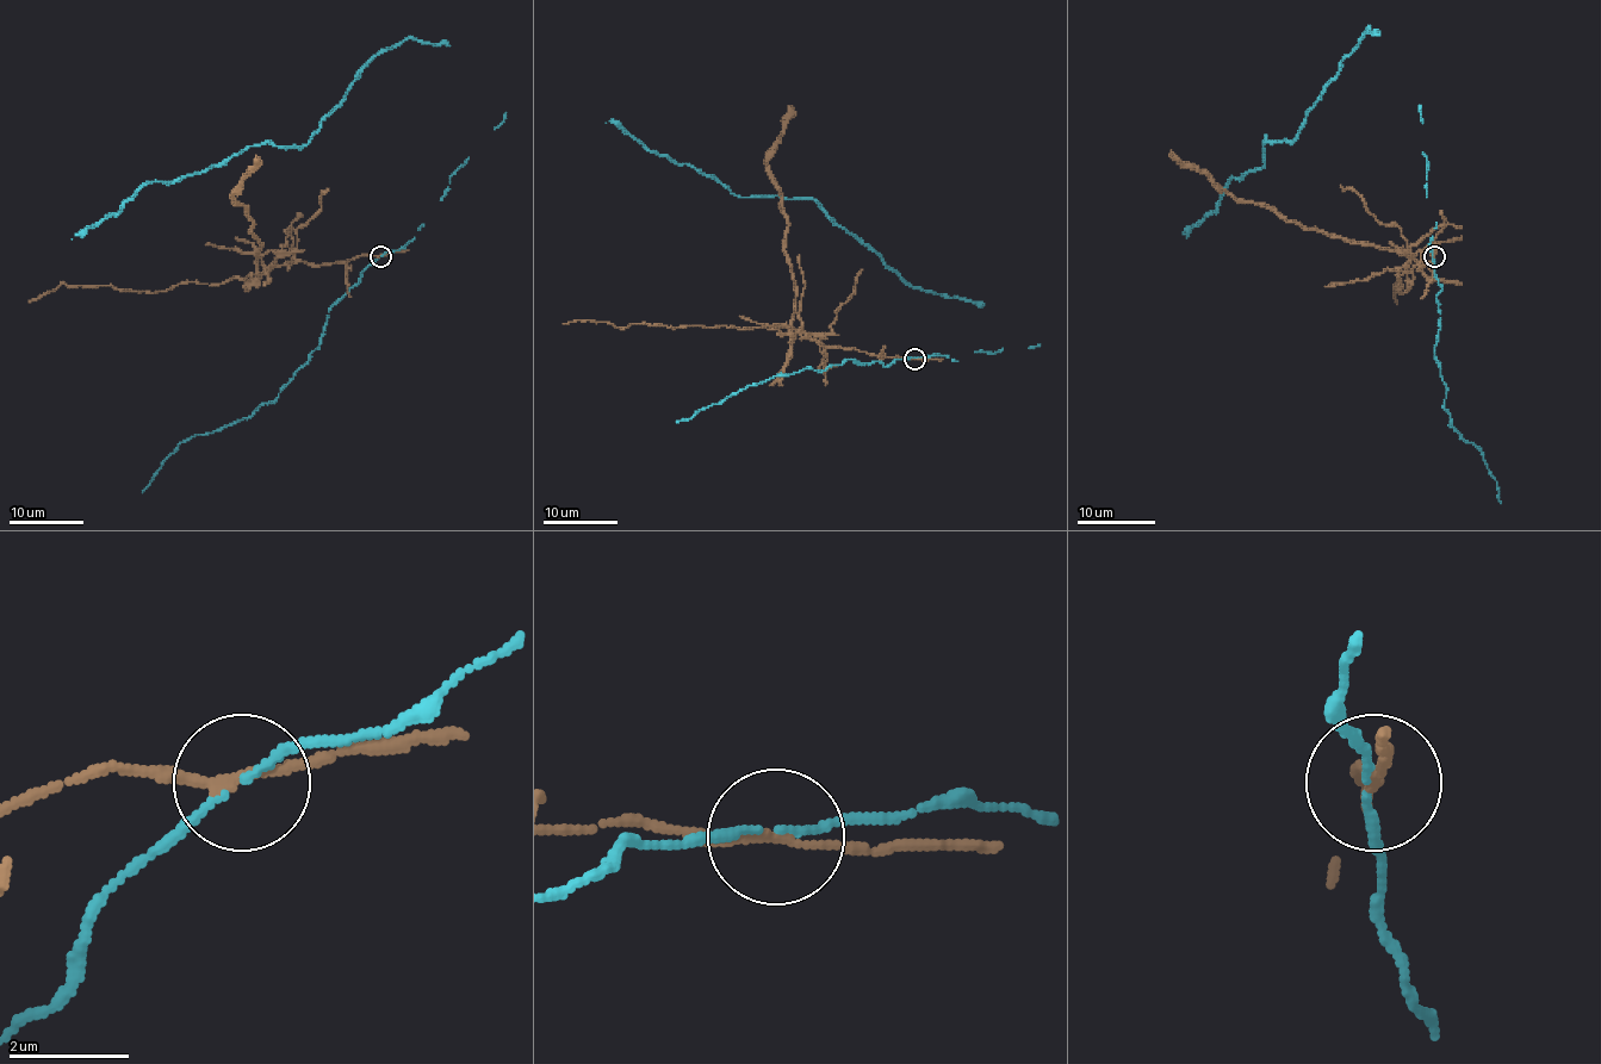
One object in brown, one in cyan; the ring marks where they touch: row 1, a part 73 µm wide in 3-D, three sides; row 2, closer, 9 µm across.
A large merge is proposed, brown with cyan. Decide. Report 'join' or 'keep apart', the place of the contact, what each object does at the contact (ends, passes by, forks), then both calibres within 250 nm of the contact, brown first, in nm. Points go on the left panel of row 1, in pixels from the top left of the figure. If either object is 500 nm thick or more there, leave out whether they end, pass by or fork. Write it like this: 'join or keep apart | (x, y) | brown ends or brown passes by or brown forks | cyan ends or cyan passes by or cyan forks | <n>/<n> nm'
keep apart | (380, 256) | brown passes by | cyan passes by | 160/100 nm

